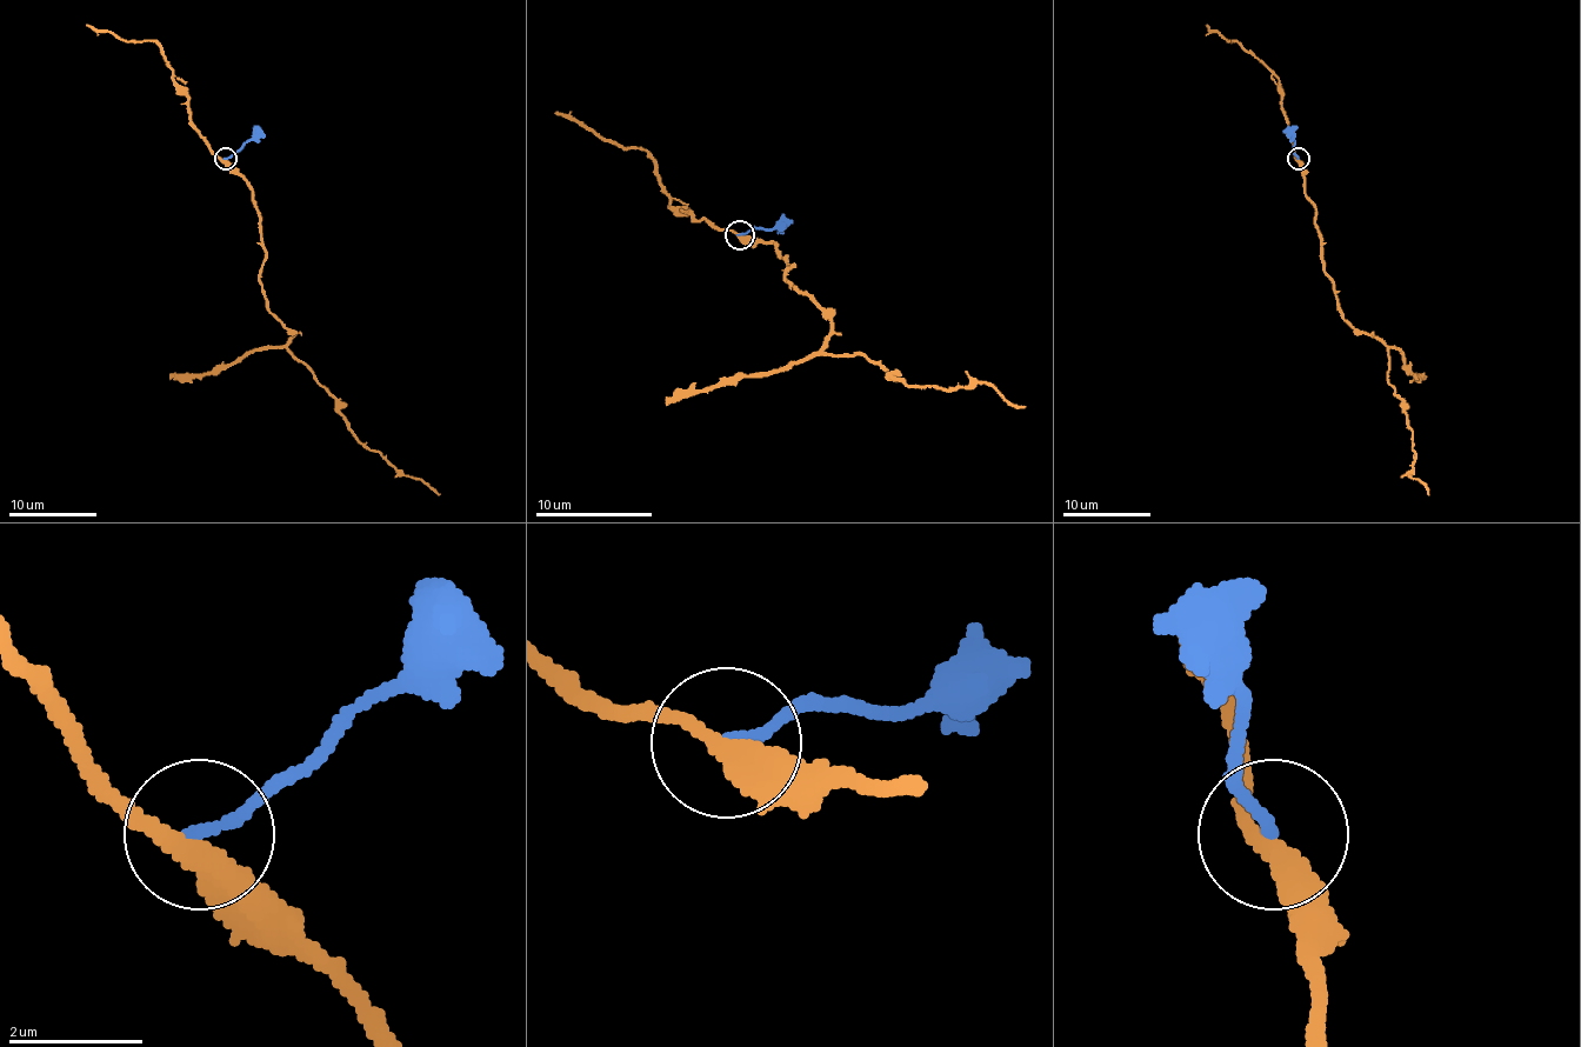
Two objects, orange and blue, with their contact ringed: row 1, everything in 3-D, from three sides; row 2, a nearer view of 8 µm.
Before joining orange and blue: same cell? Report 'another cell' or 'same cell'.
another cell

